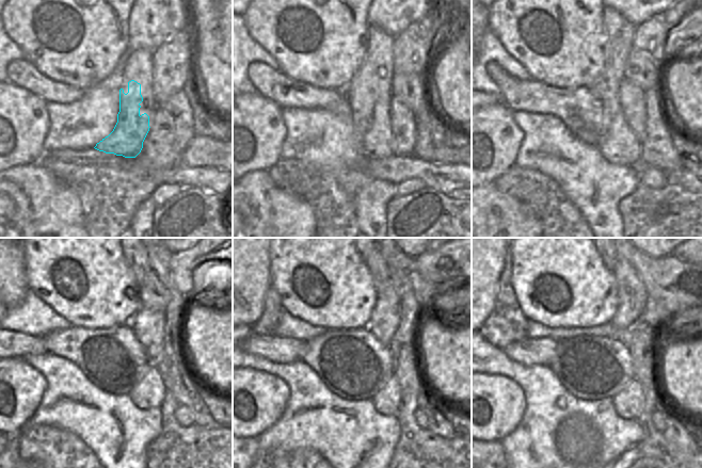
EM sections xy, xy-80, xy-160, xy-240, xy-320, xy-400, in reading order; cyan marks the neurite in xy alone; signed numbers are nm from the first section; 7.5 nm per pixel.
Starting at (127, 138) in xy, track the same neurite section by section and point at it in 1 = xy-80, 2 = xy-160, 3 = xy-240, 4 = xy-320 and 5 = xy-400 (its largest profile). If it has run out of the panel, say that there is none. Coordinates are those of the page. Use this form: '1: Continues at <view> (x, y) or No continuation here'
1: Continues at xy-80 (372, 134)
2: Continues at xy-160 (619, 145)
3: Continues at xy-240 (149, 391)
4: Continues at xy-320 (386, 400)
5: Continues at xy-400 (627, 403)

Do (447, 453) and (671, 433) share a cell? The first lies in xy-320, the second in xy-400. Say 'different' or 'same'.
different

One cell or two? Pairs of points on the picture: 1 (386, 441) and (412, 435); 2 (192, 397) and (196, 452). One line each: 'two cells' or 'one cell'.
1: two cells
2: two cells

